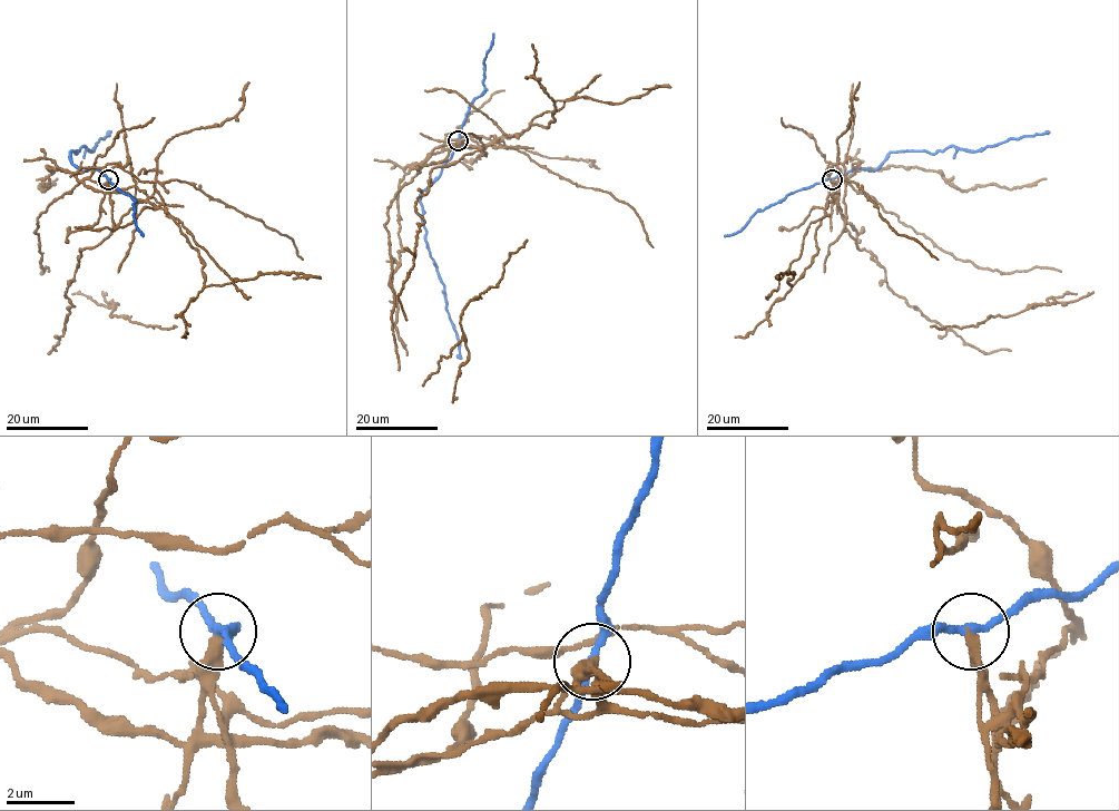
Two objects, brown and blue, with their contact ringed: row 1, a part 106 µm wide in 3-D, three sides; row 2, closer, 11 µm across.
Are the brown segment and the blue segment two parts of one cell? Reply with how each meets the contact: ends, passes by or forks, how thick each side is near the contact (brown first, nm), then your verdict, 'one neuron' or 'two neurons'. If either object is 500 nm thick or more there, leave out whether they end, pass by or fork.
brown ends | blue passes by | 340/220 nm | two neurons

